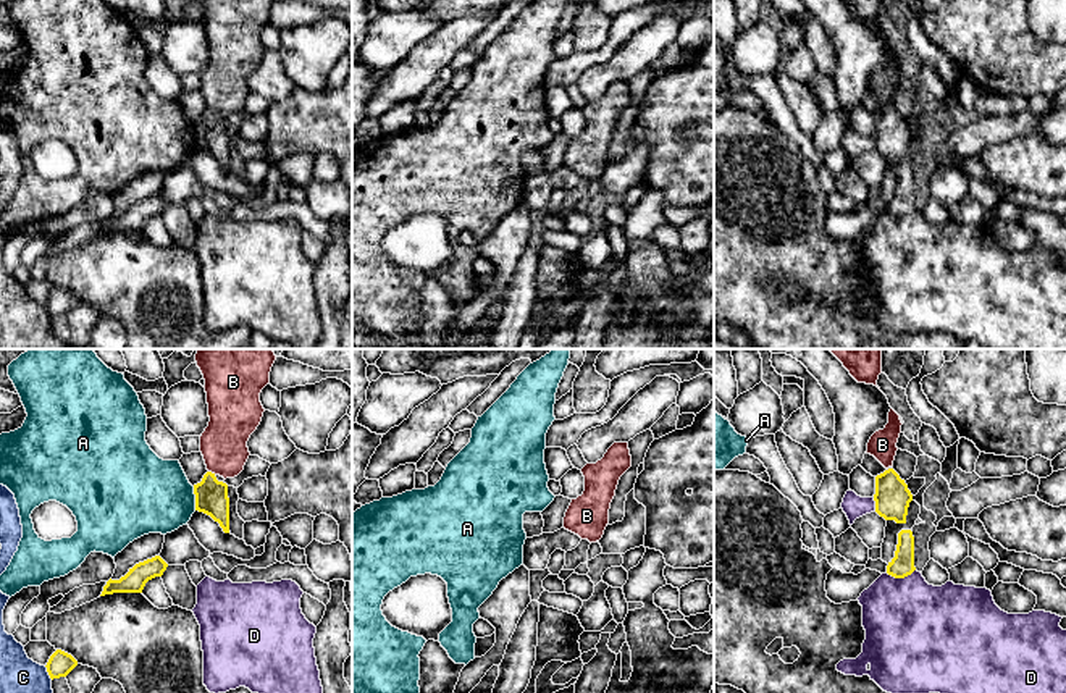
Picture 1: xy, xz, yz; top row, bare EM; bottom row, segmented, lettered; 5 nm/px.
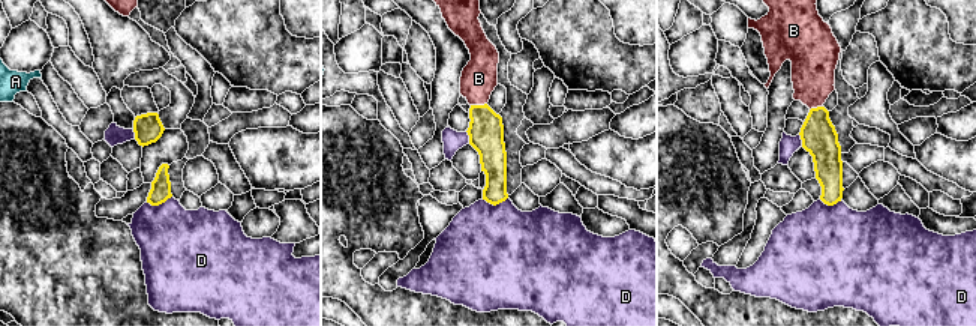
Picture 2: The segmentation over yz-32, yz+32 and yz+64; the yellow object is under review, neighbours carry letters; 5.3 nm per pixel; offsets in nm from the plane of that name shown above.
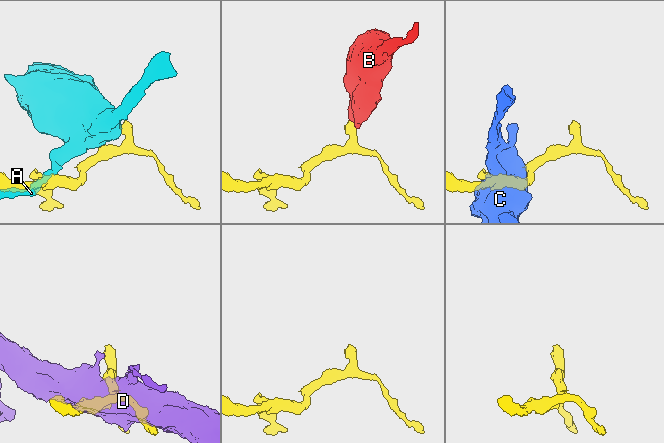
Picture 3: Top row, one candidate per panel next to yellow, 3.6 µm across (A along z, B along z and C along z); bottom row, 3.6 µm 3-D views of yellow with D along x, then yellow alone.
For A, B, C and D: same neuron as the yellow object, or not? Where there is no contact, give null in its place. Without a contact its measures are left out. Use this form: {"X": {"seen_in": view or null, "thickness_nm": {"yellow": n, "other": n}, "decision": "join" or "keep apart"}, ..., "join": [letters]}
{"A": {"seen_in": "xy", "thickness_nm": {"yellow": 160, "other": 380}, "decision": "keep apart"}, "B": {"seen_in": "xy", "thickness_nm": {"yellow": 160, "other": 240}, "decision": "join"}, "C": {"seen_in": "xy", "thickness_nm": {"yellow": 120, "other": 190}, "decision": "keep apart"}, "D": {"seen_in": "yz", "thickness_nm": {"yellow": 120, "other": 460}, "decision": "keep apart"}, "join": ["B"]}

